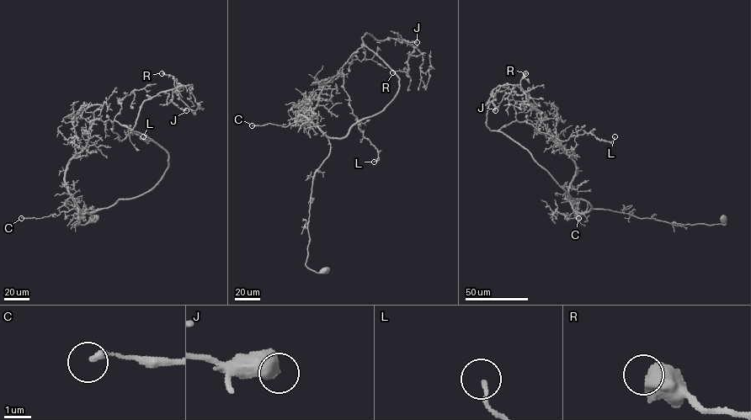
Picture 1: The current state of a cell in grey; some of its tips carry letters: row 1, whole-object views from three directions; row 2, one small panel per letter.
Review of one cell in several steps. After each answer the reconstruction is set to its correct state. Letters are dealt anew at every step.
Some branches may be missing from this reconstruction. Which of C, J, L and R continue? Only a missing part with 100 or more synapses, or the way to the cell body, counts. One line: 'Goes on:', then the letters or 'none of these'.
Goes on: none of these

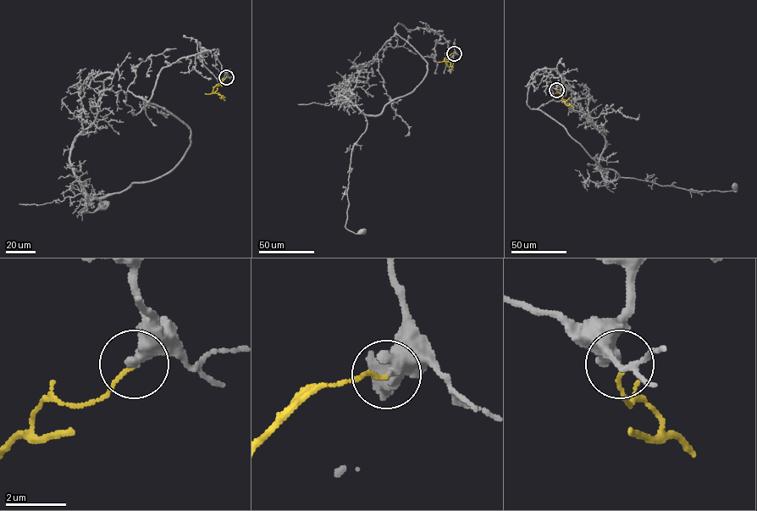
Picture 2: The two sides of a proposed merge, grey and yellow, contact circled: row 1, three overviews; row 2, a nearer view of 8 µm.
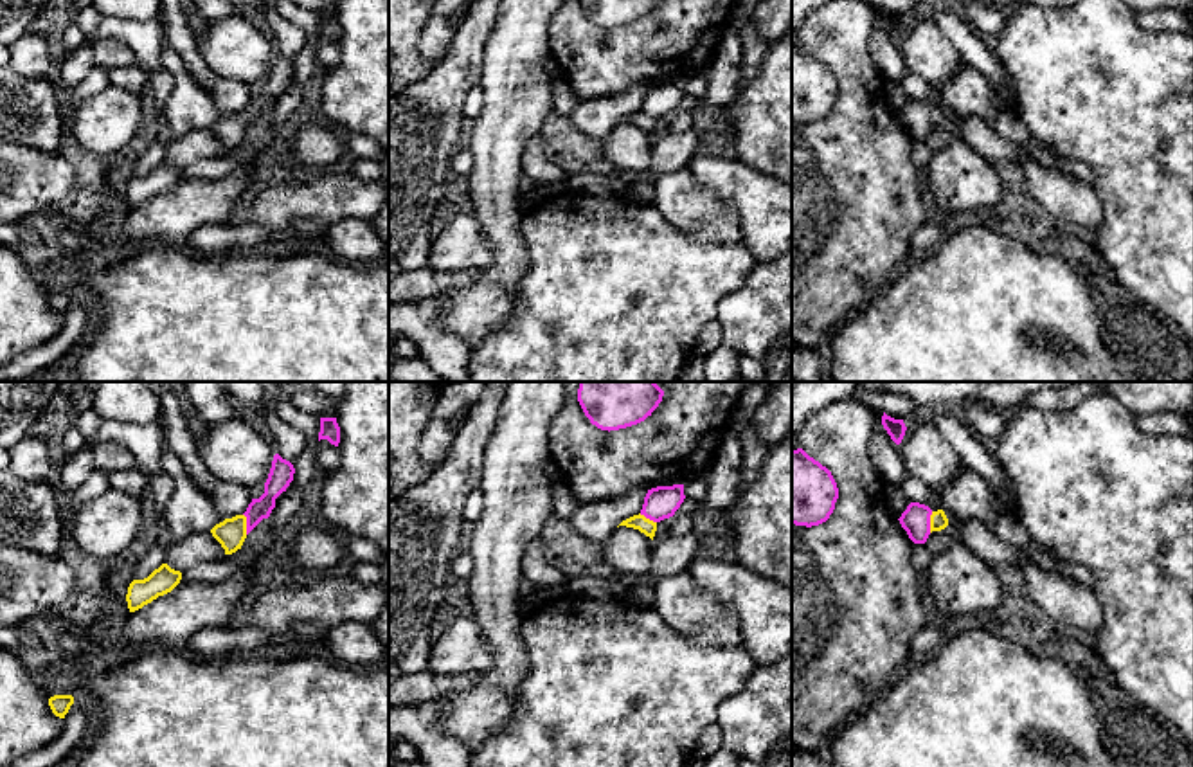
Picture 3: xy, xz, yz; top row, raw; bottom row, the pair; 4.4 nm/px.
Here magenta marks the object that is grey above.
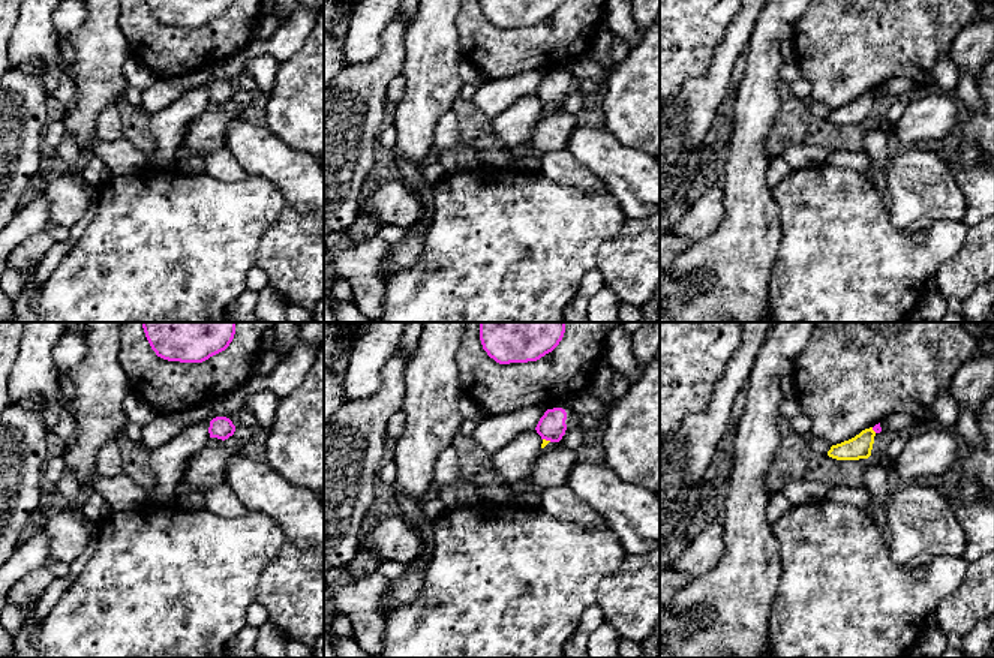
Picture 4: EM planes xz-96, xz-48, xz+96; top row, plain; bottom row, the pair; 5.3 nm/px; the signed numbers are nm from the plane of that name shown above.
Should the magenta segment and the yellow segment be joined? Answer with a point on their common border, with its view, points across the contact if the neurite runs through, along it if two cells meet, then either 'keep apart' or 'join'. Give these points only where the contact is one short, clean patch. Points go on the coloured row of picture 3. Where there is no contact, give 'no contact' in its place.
yz (929, 523) | along yz (932, 512), (929, 532) | keep apart

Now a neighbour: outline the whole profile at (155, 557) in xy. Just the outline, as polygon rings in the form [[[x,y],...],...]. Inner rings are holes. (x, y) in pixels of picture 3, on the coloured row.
[[[162,544],[153,546],[139,562],[135,569],[135,580],[148,578],[155,569],[166,564],[166,556],[167,556],[167,546]]]

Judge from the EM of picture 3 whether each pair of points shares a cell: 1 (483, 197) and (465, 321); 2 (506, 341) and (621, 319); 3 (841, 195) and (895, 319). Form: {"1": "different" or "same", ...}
{"1": "same", "2": "same", "3": "different"}

